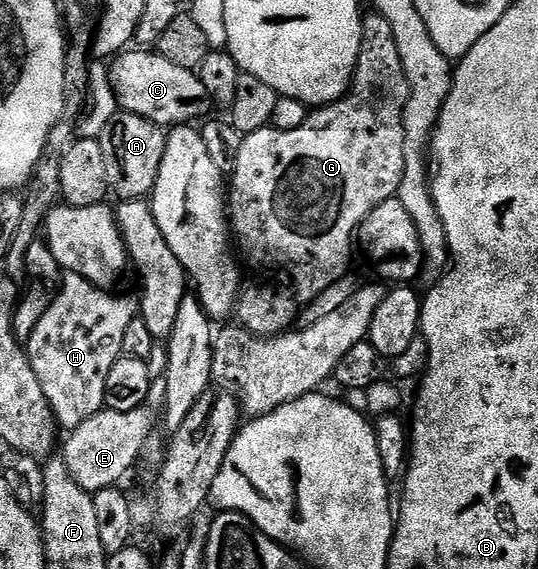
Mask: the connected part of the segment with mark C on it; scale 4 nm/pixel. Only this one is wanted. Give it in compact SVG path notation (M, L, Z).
M127 50L112 63L109 72L120 111L139 114L162 126L189 126L200 116L209 116L211 101L200 75L169 62L156 51Z

